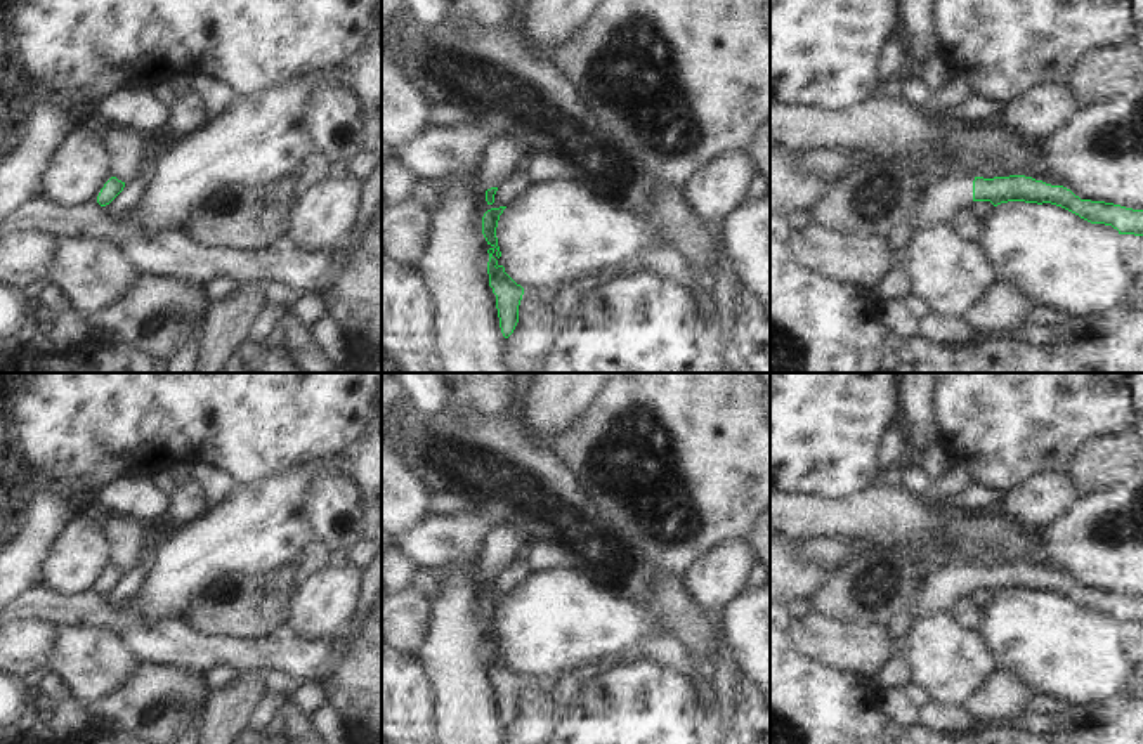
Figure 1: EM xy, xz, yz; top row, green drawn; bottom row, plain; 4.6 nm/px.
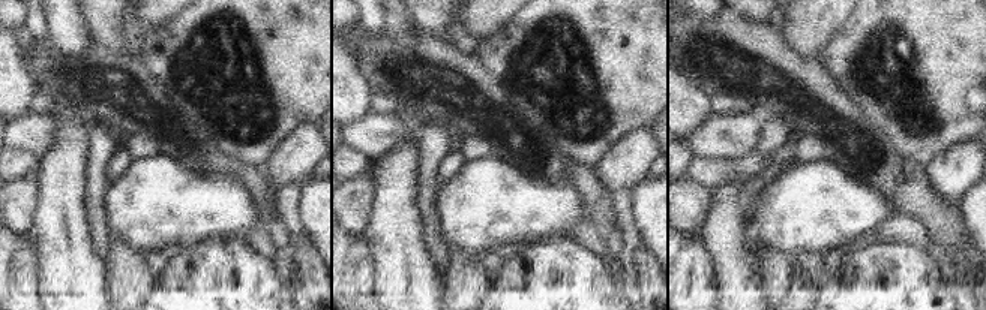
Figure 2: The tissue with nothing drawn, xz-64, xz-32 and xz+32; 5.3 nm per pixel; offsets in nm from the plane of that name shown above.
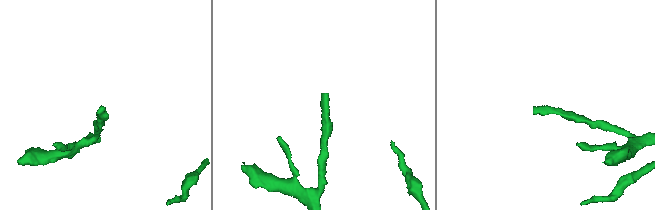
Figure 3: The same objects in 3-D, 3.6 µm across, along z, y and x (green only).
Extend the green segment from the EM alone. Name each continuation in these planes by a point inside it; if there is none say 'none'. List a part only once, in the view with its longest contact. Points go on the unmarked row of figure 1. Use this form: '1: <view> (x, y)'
1: xz (502, 541)

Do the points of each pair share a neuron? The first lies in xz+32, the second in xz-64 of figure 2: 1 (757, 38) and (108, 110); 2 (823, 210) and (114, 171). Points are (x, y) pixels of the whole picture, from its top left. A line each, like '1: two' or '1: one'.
1: one
2: two

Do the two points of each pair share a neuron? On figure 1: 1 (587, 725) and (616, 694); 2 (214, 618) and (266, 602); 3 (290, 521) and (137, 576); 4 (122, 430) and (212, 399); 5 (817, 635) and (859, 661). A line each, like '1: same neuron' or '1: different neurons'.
1: same neuron
2: same neuron
3: different neurons
4: same neuron
5: same neuron

